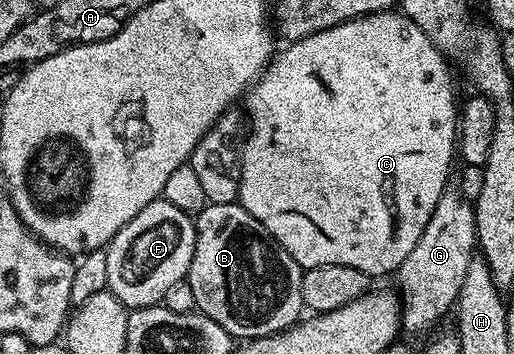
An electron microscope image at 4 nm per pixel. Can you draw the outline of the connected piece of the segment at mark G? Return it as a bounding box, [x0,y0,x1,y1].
[398,185,477,335]

